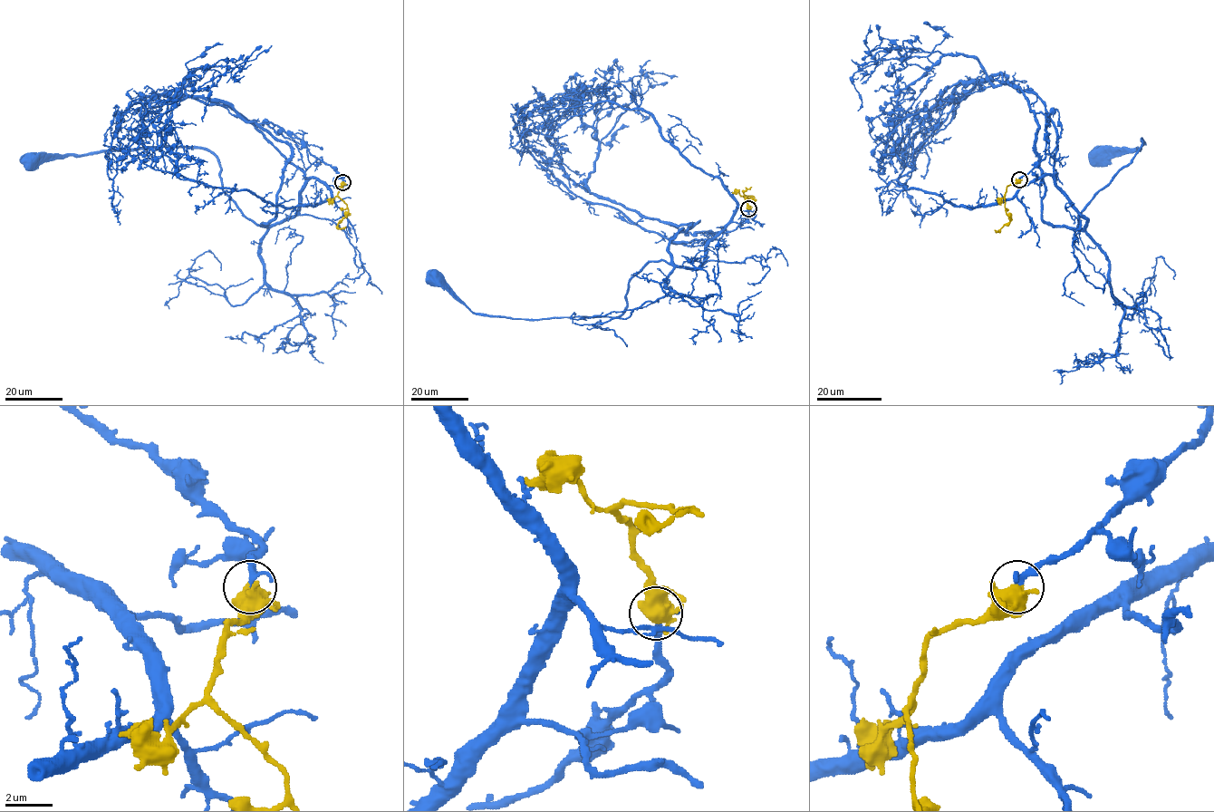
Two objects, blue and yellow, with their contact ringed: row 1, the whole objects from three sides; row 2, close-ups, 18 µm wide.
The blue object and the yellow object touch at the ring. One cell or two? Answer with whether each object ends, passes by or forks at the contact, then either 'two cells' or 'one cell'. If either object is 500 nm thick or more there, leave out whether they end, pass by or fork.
blue passes by | yellow forks | one cell

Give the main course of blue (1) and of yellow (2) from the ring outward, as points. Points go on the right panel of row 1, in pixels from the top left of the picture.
1: (1019, 178), (1050, 154), (1055, 186), (1087, 219), (1082, 228), (1085, 205), (1144, 141), (1098, 155)
2: (1019, 178), (1008, 185), (1004, 196), (1009, 221), (1000, 229), (994, 229)

